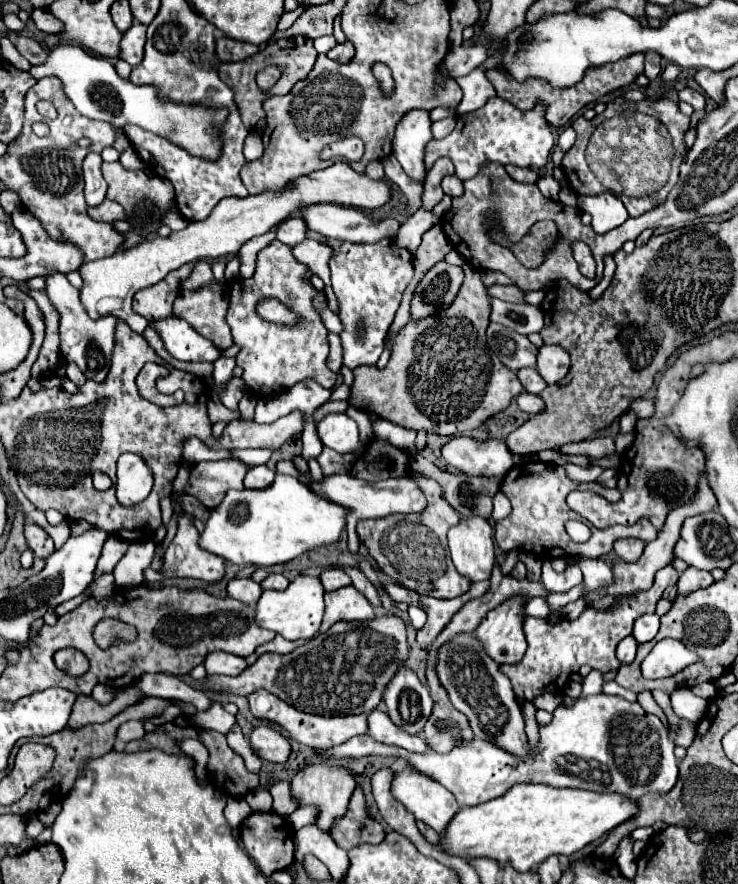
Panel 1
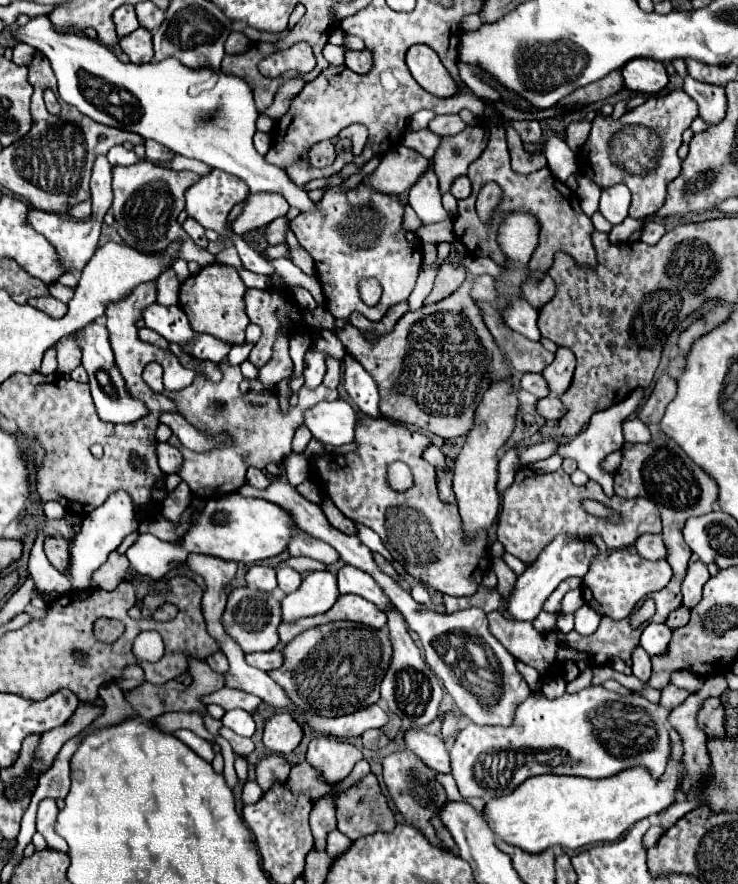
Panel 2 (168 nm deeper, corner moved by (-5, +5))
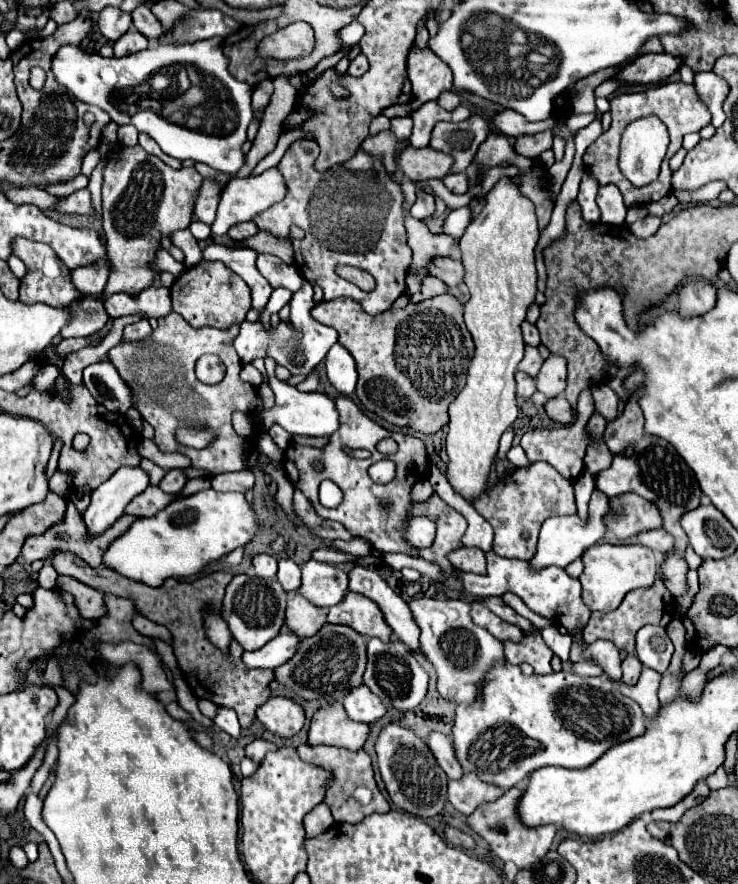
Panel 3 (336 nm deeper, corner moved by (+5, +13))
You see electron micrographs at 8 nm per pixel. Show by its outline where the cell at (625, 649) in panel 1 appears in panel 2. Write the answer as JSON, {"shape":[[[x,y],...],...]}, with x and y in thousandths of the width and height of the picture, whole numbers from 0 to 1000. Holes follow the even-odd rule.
{"shape":[[[867,730],[862,734],[856,734],[856,761],[867,770],[878,770],[878,766],[881,766],[881,743],[878,743],[878,739],[873,739],[873,734]]]}

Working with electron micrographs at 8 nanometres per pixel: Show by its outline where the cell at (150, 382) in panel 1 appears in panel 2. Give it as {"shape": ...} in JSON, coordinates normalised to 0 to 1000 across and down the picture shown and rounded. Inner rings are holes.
{"shape":[[[201,411],[192,422],[192,429],[198,431],[198,436],[206,442],[230,449],[233,454],[241,454],[238,456],[241,467],[247,467],[271,488],[279,488],[287,492],[301,485],[309,485],[309,490],[320,497],[317,503],[304,506],[304,508],[290,508],[285,512],[263,512],[249,506],[244,508],[249,515],[249,526],[241,533],[241,537],[255,546],[255,551],[260,553],[260,558],[266,562],[279,564],[279,567],[287,562],[304,562],[304,560],[317,558],[325,551],[331,551],[333,549],[333,531],[339,526],[356,532],[363,525],[382,524],[396,512],[393,501],[398,494],[398,485],[401,485],[401,481],[407,481],[412,476],[412,467],[434,454],[450,454],[450,451],[461,449],[458,442],[447,442],[442,436],[434,436],[425,442],[409,438],[404,442],[404,460],[393,460],[390,469],[379,469],[377,447],[371,442],[325,445],[322,442],[322,436],[328,431],[325,415],[312,415],[306,411],[298,411],[298,415],[304,422],[304,429],[298,433],[285,433],[274,424],[266,424],[263,433],[247,442],[225,442],[222,440],[220,415],[214,411]],[[293,454],[301,456],[304,463],[295,463]],[[377,512],[379,512],[379,521],[377,521]]]}

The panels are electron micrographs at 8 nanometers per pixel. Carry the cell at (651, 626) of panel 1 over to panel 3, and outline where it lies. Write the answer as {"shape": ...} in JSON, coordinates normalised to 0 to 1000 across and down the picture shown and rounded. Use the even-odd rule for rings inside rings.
{"shape":[[[875,707],[862,718],[862,739],[873,755],[892,759],[894,764],[905,757],[913,732],[900,709]]]}

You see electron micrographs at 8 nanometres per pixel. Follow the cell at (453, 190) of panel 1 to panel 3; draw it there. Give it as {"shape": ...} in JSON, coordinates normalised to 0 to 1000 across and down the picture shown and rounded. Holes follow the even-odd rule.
{"shape":[[[626,193],[626,196],[610,196],[610,198],[604,198],[599,205],[602,205],[602,209],[604,209],[612,218],[631,218],[634,212],[637,212],[637,200],[634,200],[631,193]]]}

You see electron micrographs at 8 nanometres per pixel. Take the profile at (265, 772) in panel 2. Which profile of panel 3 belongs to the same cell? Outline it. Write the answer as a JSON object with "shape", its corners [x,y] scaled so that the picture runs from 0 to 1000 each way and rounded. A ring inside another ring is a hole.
{"shape":[[[347,836],[347,838],[341,838],[341,840],[333,843],[333,856],[344,859],[347,863],[352,863],[363,850],[374,850],[374,847],[377,845],[371,840],[358,838],[358,836]]]}

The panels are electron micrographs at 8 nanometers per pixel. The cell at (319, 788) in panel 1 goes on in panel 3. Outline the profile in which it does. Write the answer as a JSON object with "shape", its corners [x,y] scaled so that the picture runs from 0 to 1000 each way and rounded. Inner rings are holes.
{"shape":[[[450,793],[425,807],[417,827],[417,843],[453,843],[485,850],[491,847],[496,834],[499,820],[474,816],[463,795]]]}

